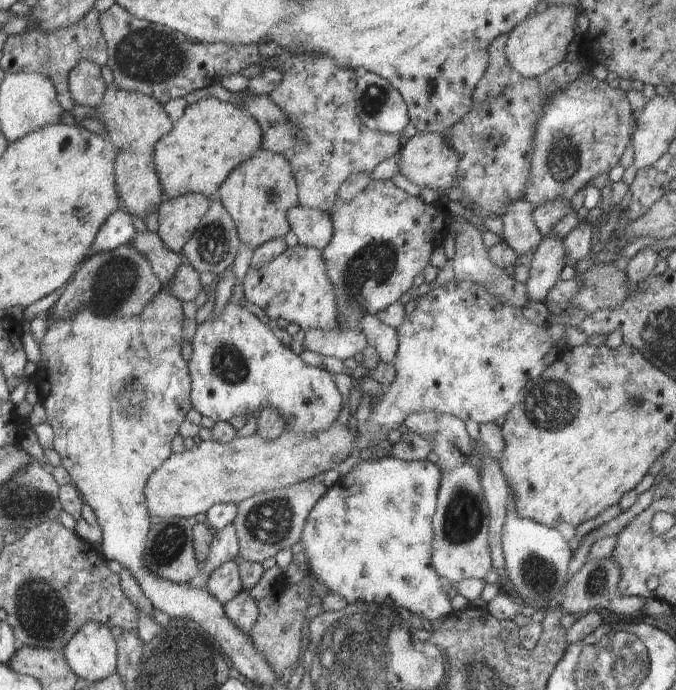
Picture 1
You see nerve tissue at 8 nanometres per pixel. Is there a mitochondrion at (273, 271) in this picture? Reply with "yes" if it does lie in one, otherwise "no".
no

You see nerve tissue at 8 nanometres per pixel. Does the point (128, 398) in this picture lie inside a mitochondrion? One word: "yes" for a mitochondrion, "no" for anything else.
yes

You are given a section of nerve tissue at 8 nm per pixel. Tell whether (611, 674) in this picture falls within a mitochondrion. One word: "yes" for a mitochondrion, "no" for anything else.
yes

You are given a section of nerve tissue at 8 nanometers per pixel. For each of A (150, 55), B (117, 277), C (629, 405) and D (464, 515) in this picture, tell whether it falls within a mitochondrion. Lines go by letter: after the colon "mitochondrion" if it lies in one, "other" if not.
A: mitochondrion
B: mitochondrion
C: mitochondrion
D: mitochondrion

